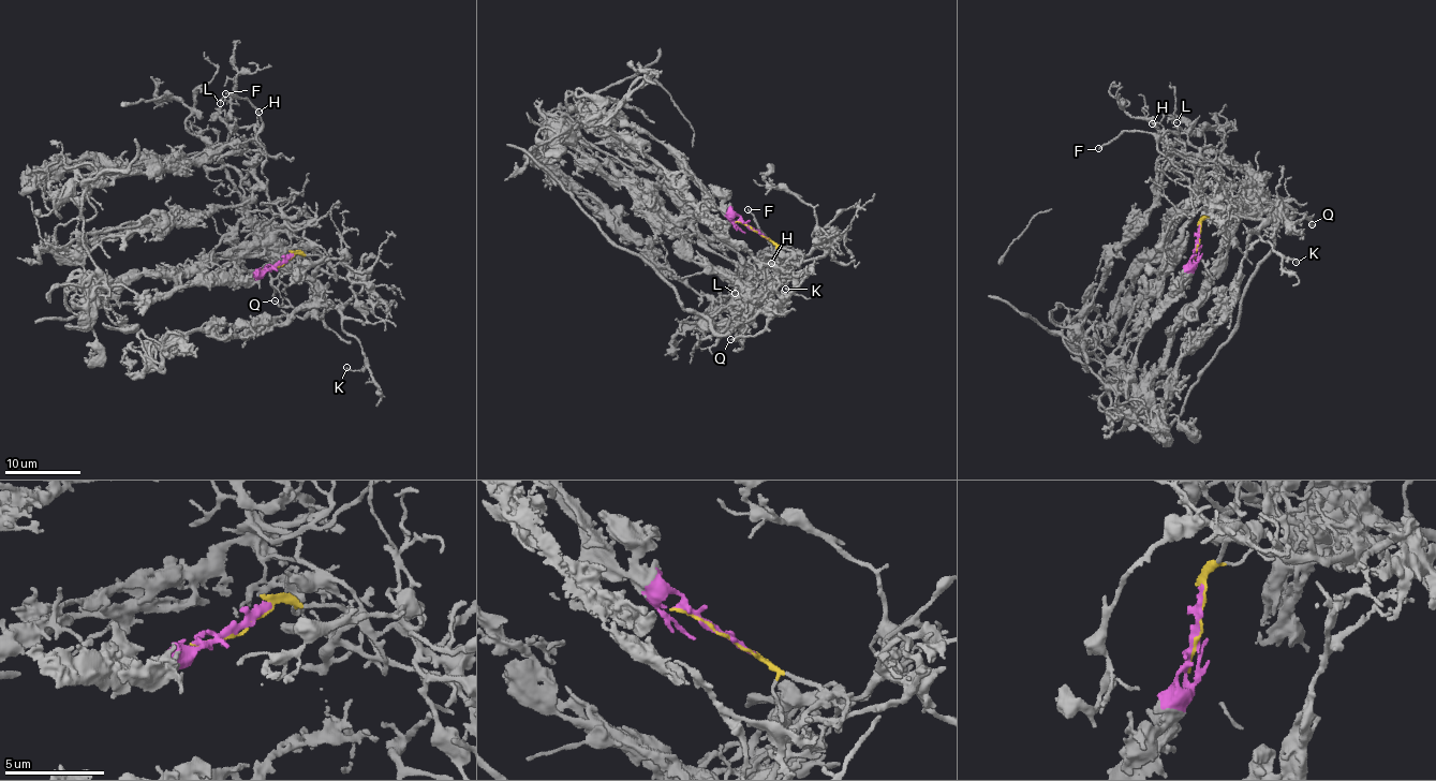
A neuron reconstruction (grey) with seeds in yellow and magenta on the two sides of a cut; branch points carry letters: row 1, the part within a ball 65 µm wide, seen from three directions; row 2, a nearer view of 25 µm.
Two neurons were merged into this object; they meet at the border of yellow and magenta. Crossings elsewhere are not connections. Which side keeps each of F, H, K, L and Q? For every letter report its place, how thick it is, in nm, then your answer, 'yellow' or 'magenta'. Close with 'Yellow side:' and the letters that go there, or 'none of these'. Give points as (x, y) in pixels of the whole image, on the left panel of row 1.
F: at (225, 93); 150 nm thick; magenta
H: at (258, 112); 200 nm thick; magenta
K: at (346, 367); 140 nm thick; yellow
L: at (220, 103); 120 nm thick; magenta
Q: at (275, 300); 200 nm thick; yellow
Yellow side: K, Q

